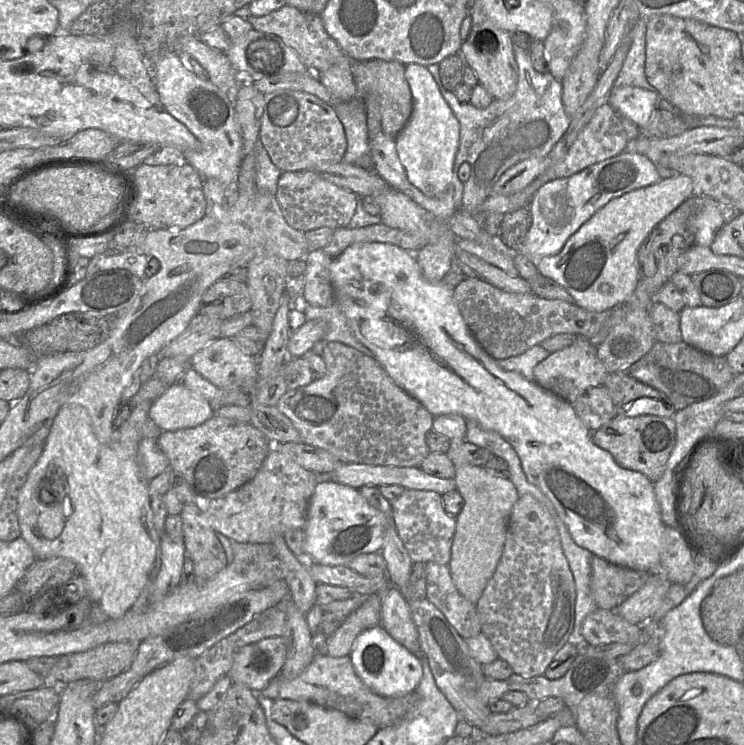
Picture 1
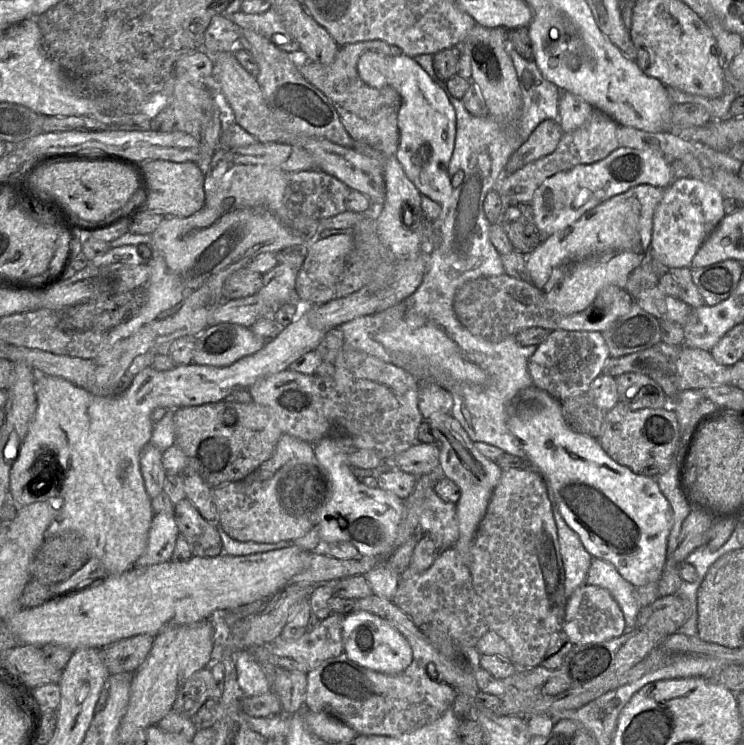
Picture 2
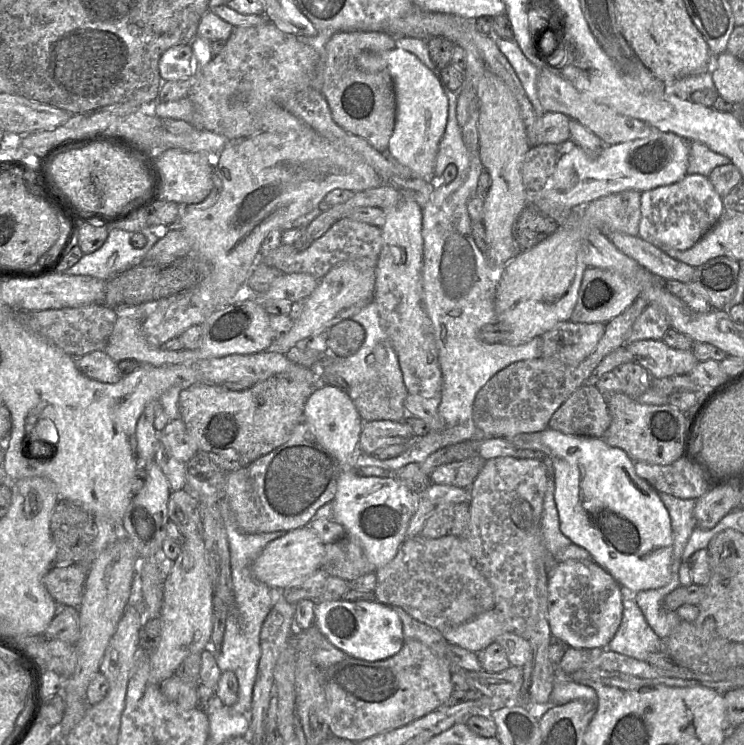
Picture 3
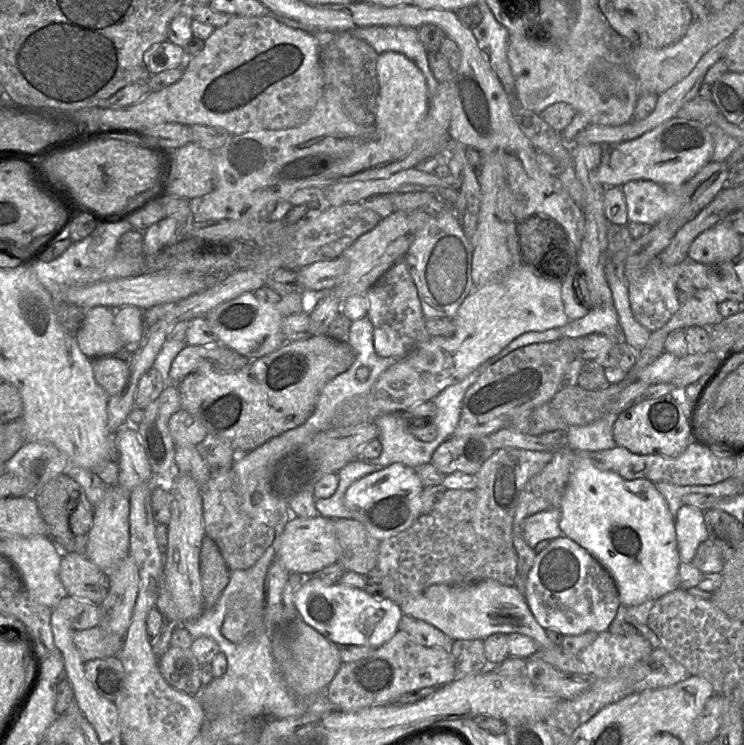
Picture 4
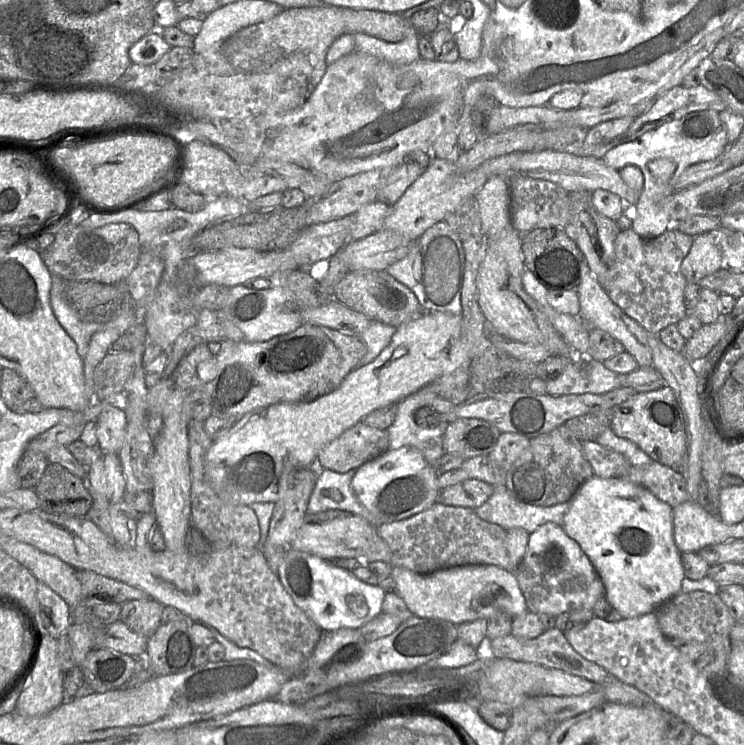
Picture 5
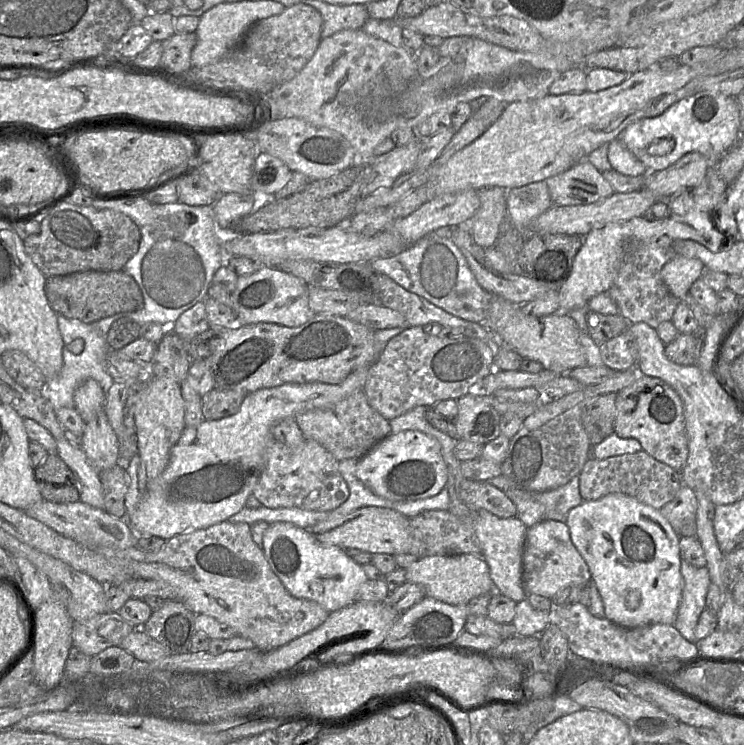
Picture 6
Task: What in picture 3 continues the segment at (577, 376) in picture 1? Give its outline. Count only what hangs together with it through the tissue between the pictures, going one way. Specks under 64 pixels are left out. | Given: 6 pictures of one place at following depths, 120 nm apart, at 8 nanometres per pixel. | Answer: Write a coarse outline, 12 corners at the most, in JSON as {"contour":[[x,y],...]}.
{"contour":[[560,323],[540,336],[540,357],[576,366],[604,323]]}

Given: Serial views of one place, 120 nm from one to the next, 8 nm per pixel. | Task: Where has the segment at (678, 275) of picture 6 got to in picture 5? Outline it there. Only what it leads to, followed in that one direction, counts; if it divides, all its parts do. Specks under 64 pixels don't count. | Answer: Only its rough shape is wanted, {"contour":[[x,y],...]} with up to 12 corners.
{"contour":[[712,236],[693,237],[681,264],[687,282],[698,283],[724,266]]}

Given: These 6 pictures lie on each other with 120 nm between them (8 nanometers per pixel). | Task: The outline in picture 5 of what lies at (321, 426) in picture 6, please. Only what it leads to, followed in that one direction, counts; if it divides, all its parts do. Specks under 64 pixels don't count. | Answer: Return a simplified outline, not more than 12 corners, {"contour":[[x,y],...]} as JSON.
{"contour":[[361,421],[324,446],[323,468],[346,473],[379,457],[387,430]]}

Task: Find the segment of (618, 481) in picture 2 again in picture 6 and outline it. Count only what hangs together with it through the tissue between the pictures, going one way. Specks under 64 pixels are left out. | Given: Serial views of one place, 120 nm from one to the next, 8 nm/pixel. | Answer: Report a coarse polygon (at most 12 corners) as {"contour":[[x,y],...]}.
{"contour":[[612,493],[565,524],[625,628],[674,624],[680,537]]}

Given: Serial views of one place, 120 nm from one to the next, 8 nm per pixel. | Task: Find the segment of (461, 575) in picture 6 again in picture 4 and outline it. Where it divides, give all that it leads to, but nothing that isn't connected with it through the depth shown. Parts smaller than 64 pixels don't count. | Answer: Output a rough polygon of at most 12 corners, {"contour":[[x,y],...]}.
{"contour":[[435,584],[399,605],[453,640],[556,648],[516,586]]}

